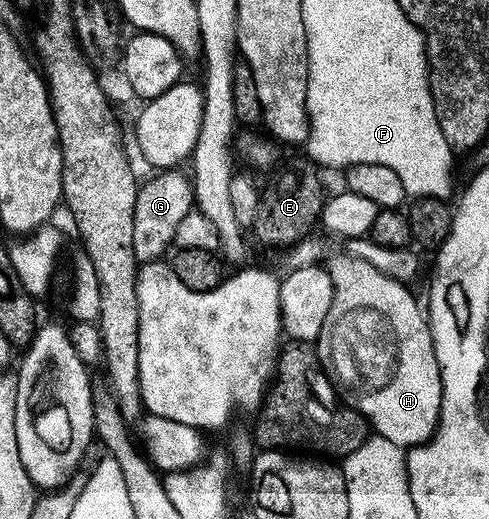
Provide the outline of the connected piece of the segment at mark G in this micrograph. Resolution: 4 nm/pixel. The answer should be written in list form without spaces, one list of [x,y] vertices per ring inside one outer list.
[[[181,168],[161,170],[150,181],[139,186],[134,209],[133,246],[139,264],[147,265],[158,260],[175,242],[178,225],[194,209],[194,191],[189,174]]]

